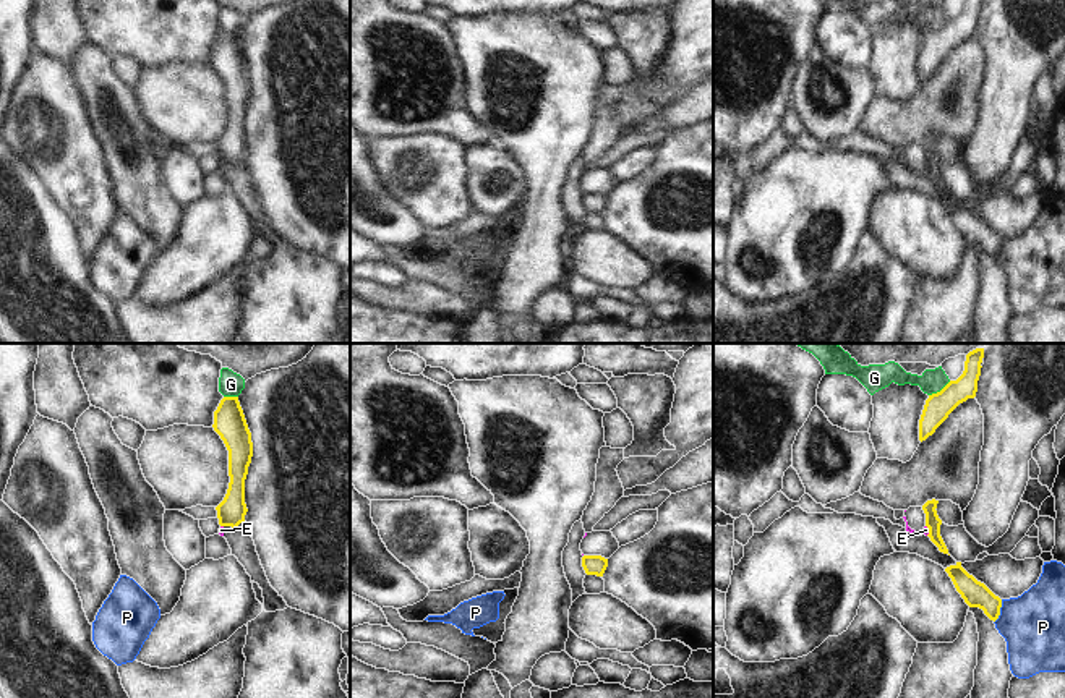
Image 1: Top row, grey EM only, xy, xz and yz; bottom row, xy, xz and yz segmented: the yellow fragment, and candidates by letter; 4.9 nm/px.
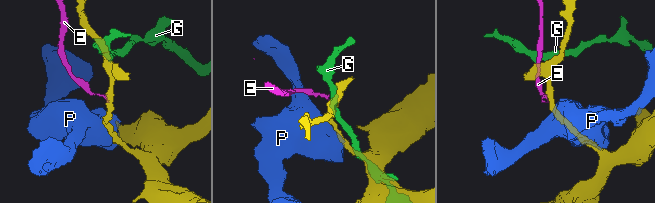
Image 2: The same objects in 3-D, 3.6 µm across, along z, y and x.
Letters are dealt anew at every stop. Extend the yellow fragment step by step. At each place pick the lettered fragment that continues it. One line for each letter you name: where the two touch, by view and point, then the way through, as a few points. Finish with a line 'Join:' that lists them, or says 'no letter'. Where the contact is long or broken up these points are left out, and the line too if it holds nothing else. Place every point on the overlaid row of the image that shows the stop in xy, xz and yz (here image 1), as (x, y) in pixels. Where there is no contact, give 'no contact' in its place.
Join: no letter

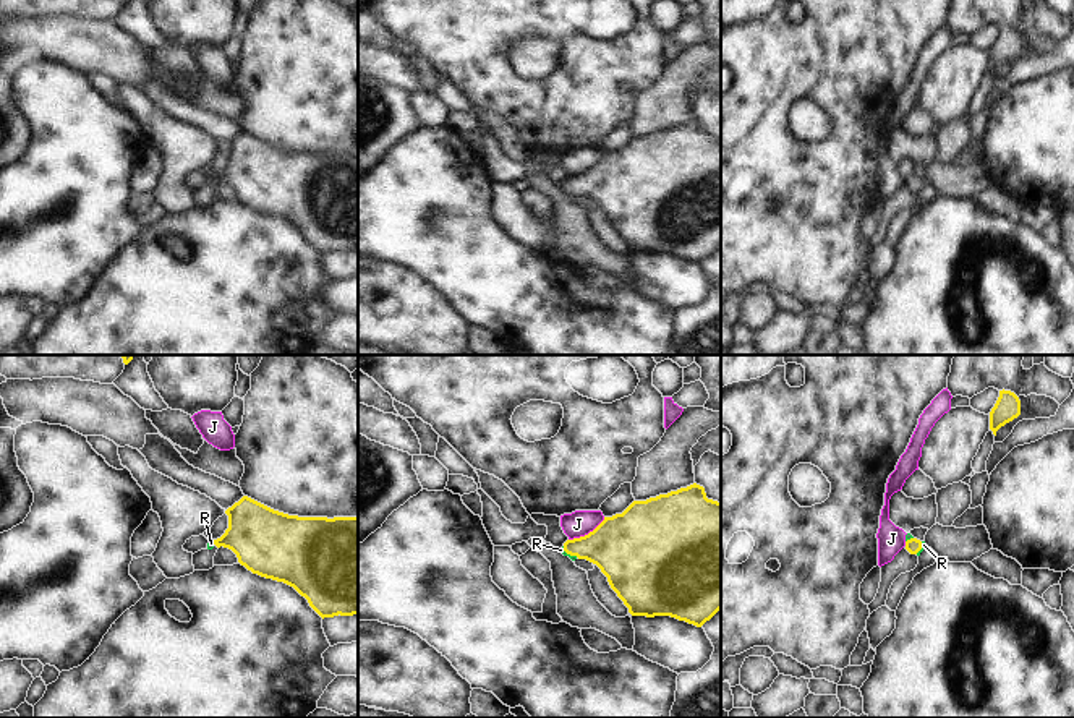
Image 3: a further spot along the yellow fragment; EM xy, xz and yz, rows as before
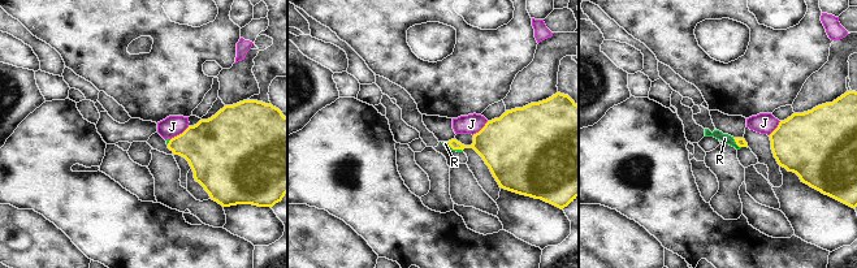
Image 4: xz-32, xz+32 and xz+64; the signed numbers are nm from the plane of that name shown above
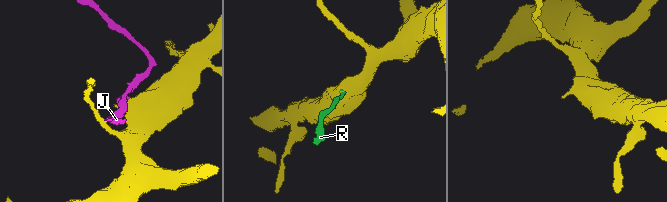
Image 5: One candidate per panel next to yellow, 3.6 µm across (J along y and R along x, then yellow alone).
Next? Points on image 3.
R: xz (569, 553) | across xz (617, 545), (569, 553), (561, 550)
Join: R

